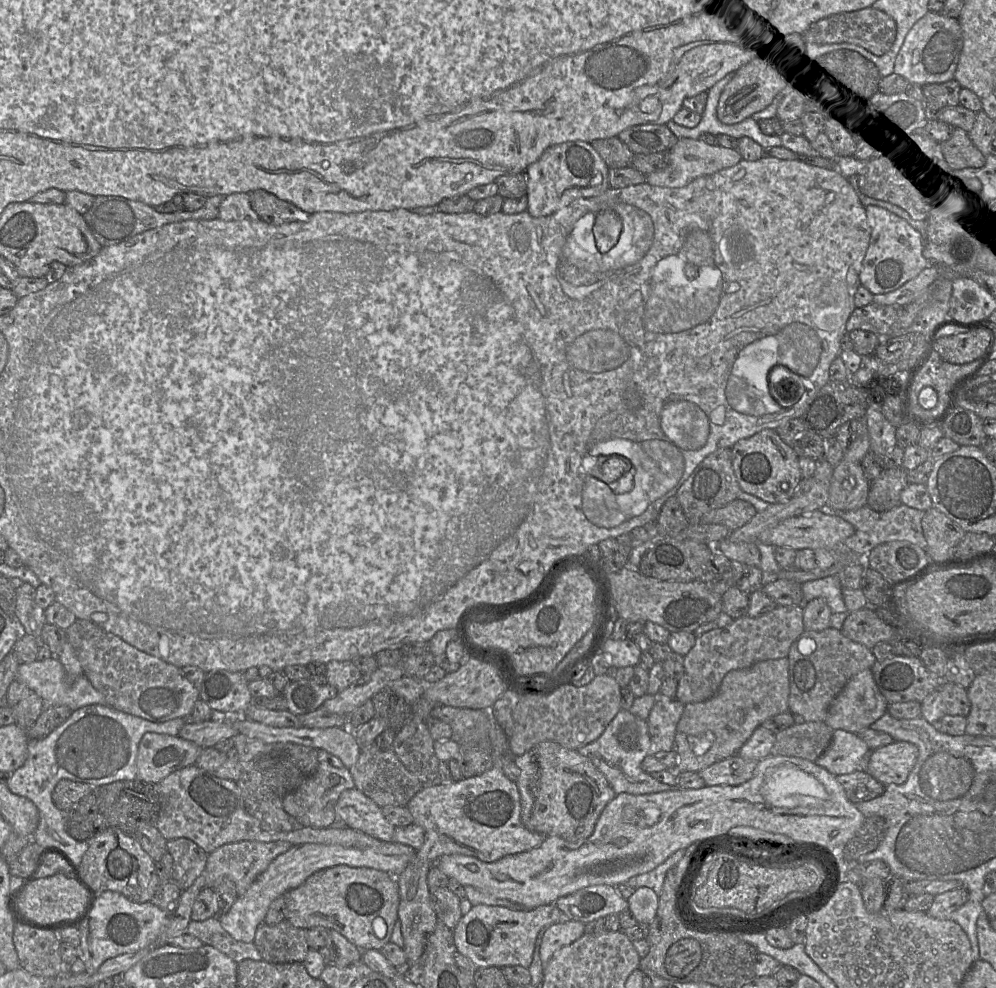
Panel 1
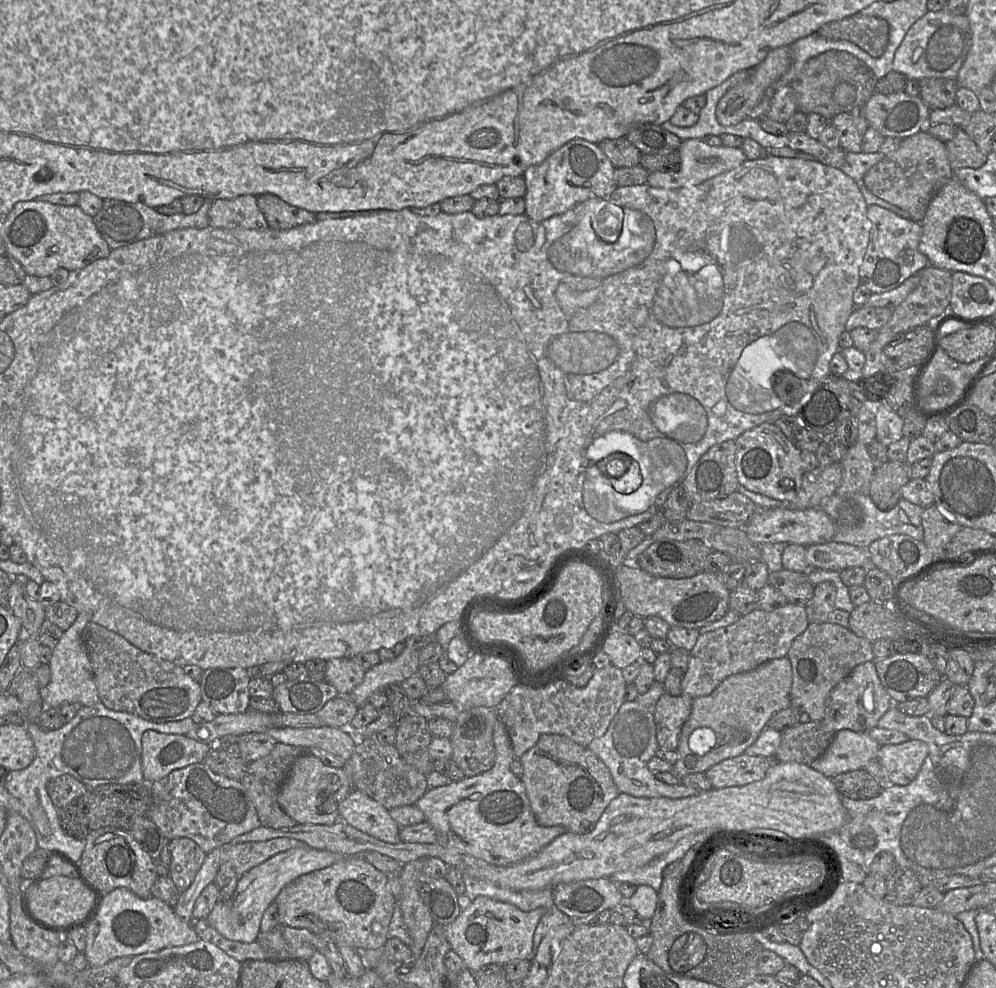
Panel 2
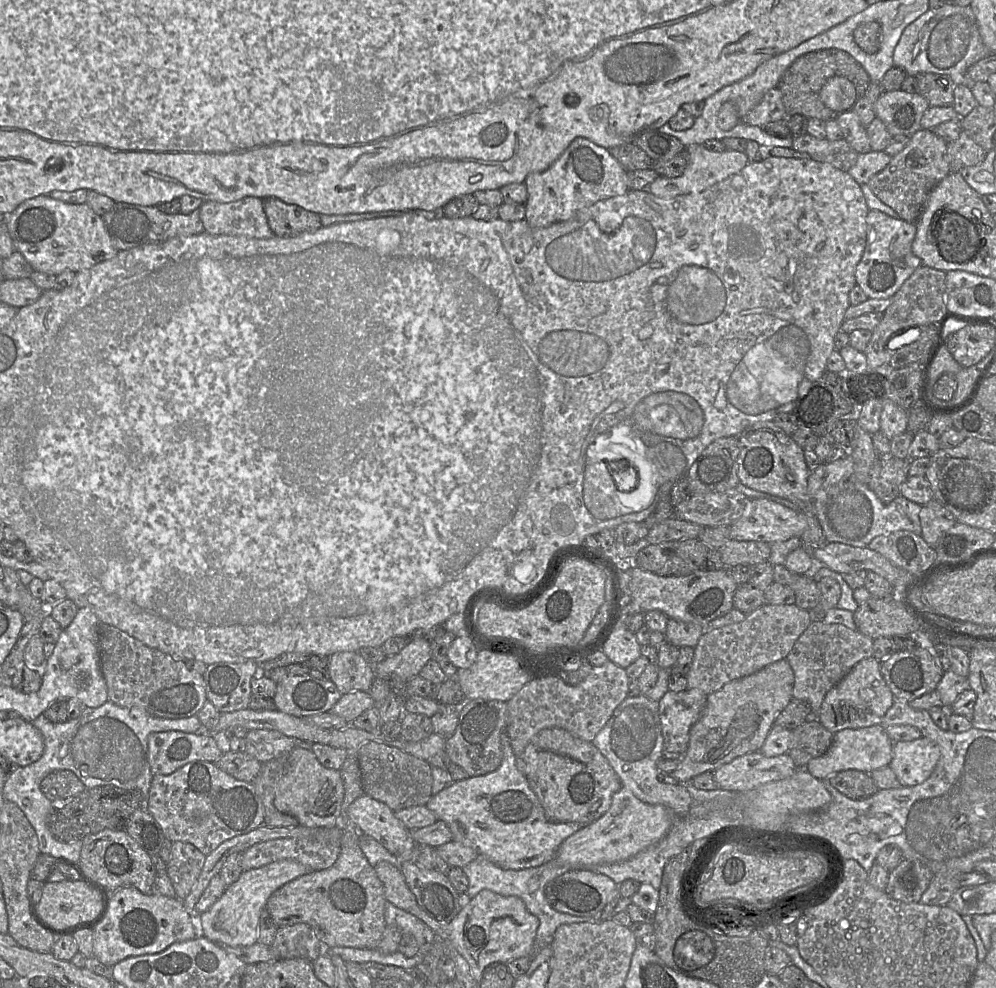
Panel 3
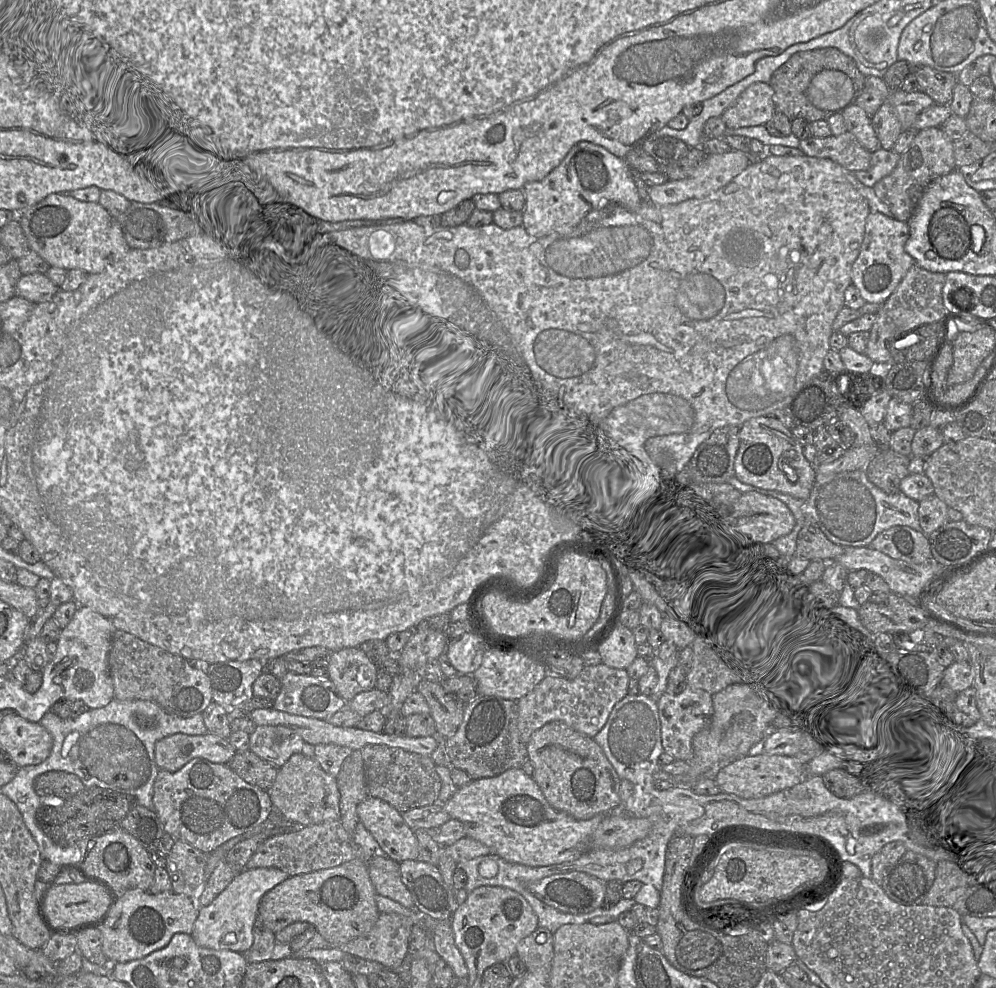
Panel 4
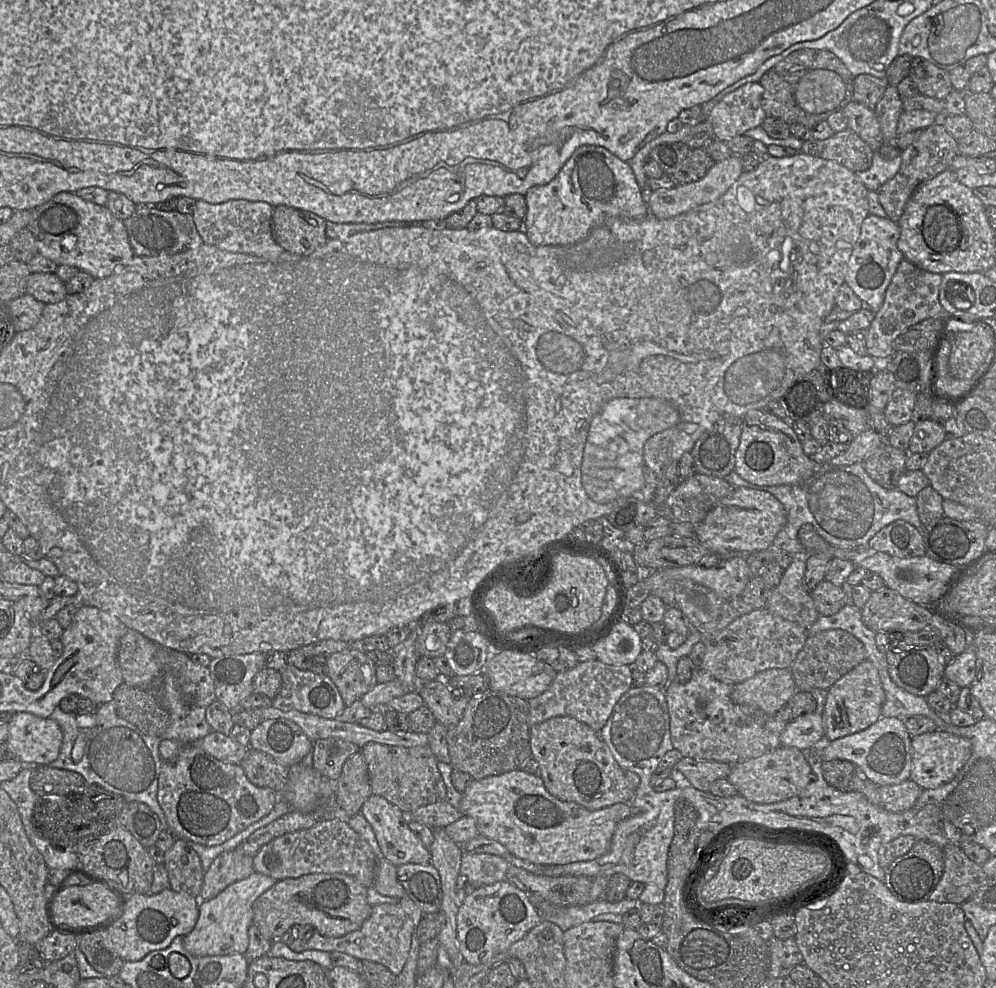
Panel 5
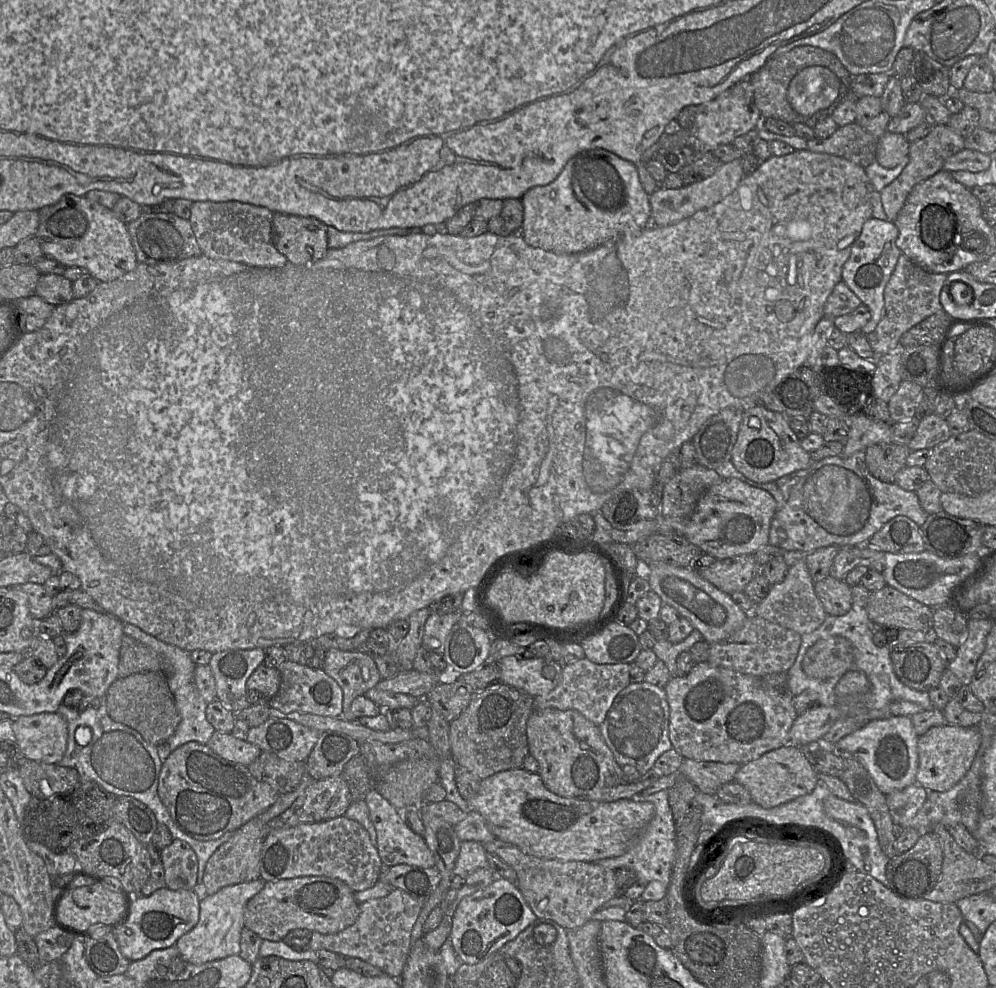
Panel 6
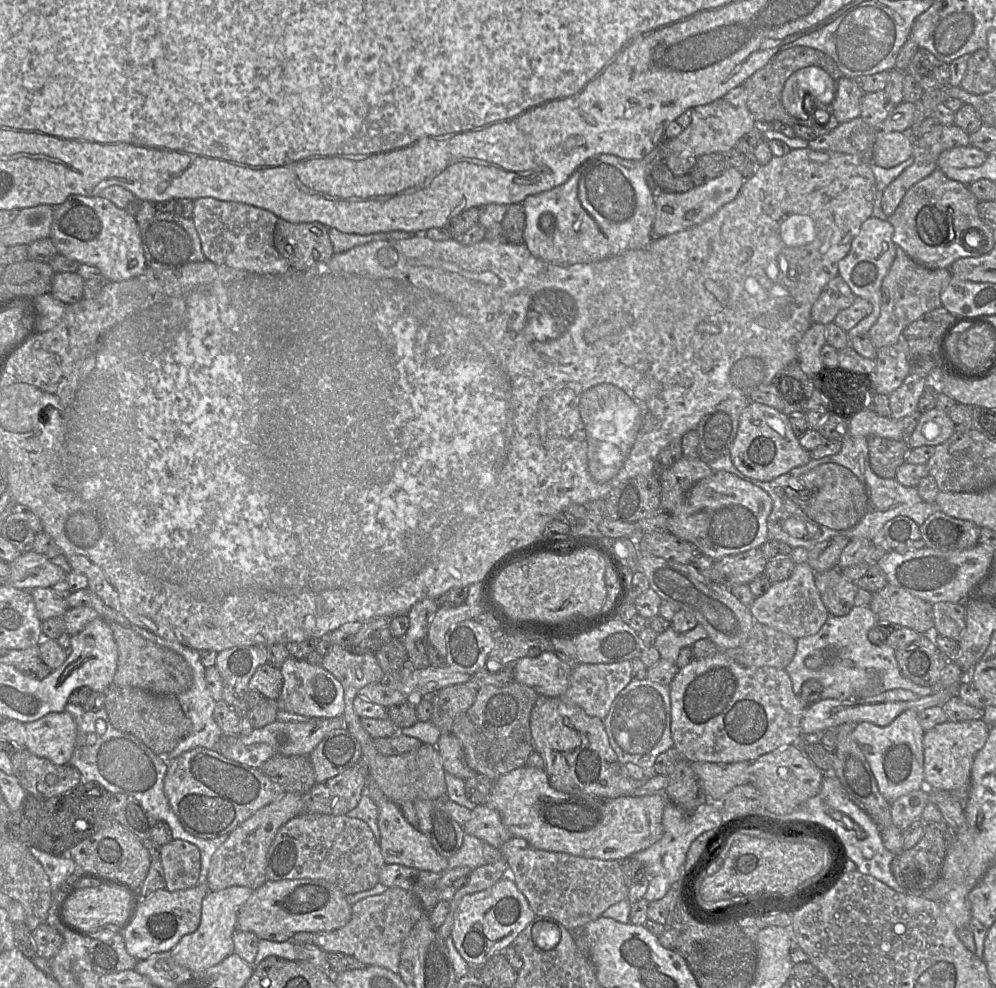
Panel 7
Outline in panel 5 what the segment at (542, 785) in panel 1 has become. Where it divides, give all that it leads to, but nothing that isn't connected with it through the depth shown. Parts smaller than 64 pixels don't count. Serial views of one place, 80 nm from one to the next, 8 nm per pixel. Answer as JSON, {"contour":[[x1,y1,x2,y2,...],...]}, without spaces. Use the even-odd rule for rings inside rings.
{"contour":[[557,716,530,727,531,757,538,763,538,775,546,790,555,798,572,802,594,811,617,803,630,803,635,790,626,780,624,771,613,758,599,733,585,723,569,716]]}

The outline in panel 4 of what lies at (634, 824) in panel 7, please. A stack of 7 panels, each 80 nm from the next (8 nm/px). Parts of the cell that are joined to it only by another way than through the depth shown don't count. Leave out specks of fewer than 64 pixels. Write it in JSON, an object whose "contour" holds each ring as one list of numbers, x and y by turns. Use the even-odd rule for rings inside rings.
{"contour":[[521,768,500,775,471,780,457,788,444,804,451,819,462,822,466,837,477,840,503,860,531,867,549,866,575,860,589,851,589,839,605,814,577,820,552,808,532,777]]}

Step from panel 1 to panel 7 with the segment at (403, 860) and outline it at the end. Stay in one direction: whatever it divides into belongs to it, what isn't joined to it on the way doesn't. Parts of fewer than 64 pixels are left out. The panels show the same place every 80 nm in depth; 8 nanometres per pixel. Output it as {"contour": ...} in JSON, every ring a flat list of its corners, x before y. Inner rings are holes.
{"contour":[[230,886,208,892,202,901,201,921,198,929,183,936,169,952,180,966,195,972,204,971,234,954,233,932,236,930,239,908,251,896,253,889,243,886]]}

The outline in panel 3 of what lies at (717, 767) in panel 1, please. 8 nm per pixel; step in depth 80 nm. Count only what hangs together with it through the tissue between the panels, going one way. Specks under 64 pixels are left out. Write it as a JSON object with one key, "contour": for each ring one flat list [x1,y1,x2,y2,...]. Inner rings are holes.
{"contour":[[760,751,735,758,713,771,717,787,732,792,745,792,763,784,790,777,799,769,786,753,765,756]]}

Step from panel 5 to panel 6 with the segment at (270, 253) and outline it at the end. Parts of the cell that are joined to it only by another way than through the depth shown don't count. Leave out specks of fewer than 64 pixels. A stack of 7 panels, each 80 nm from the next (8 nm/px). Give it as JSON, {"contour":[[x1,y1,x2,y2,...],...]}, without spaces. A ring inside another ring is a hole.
{"contour":[[236,200,194,201,189,220,202,253,208,257,257,268,282,268,288,264,274,245,273,212,266,207]]}

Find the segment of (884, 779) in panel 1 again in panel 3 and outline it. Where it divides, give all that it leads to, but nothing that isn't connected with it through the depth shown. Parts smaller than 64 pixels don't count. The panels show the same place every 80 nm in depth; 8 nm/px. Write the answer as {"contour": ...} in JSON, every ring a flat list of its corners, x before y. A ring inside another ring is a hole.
{"contour":[[922,737,894,743,889,767,902,786,916,786,929,778,939,758,939,746,932,740]]}

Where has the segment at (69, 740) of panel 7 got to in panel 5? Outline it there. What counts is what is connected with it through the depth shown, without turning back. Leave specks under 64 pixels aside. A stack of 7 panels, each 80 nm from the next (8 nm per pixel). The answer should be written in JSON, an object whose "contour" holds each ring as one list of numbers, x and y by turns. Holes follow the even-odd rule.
{"contour":[[16,712,8,721,5,743,11,756,24,766,49,765,58,757,62,740,59,724,50,717]]}

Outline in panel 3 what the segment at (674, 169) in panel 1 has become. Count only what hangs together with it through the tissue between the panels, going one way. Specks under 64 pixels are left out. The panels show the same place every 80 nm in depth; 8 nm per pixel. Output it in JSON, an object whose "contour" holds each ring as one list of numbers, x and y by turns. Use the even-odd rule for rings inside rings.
{"contour":[[702,144,688,146,686,150,689,153,689,161,683,174,674,178,658,176,646,188,651,194,659,198,668,199,679,195,699,193,740,172,749,163,745,152,727,149,721,152,715,152,708,150]]}

